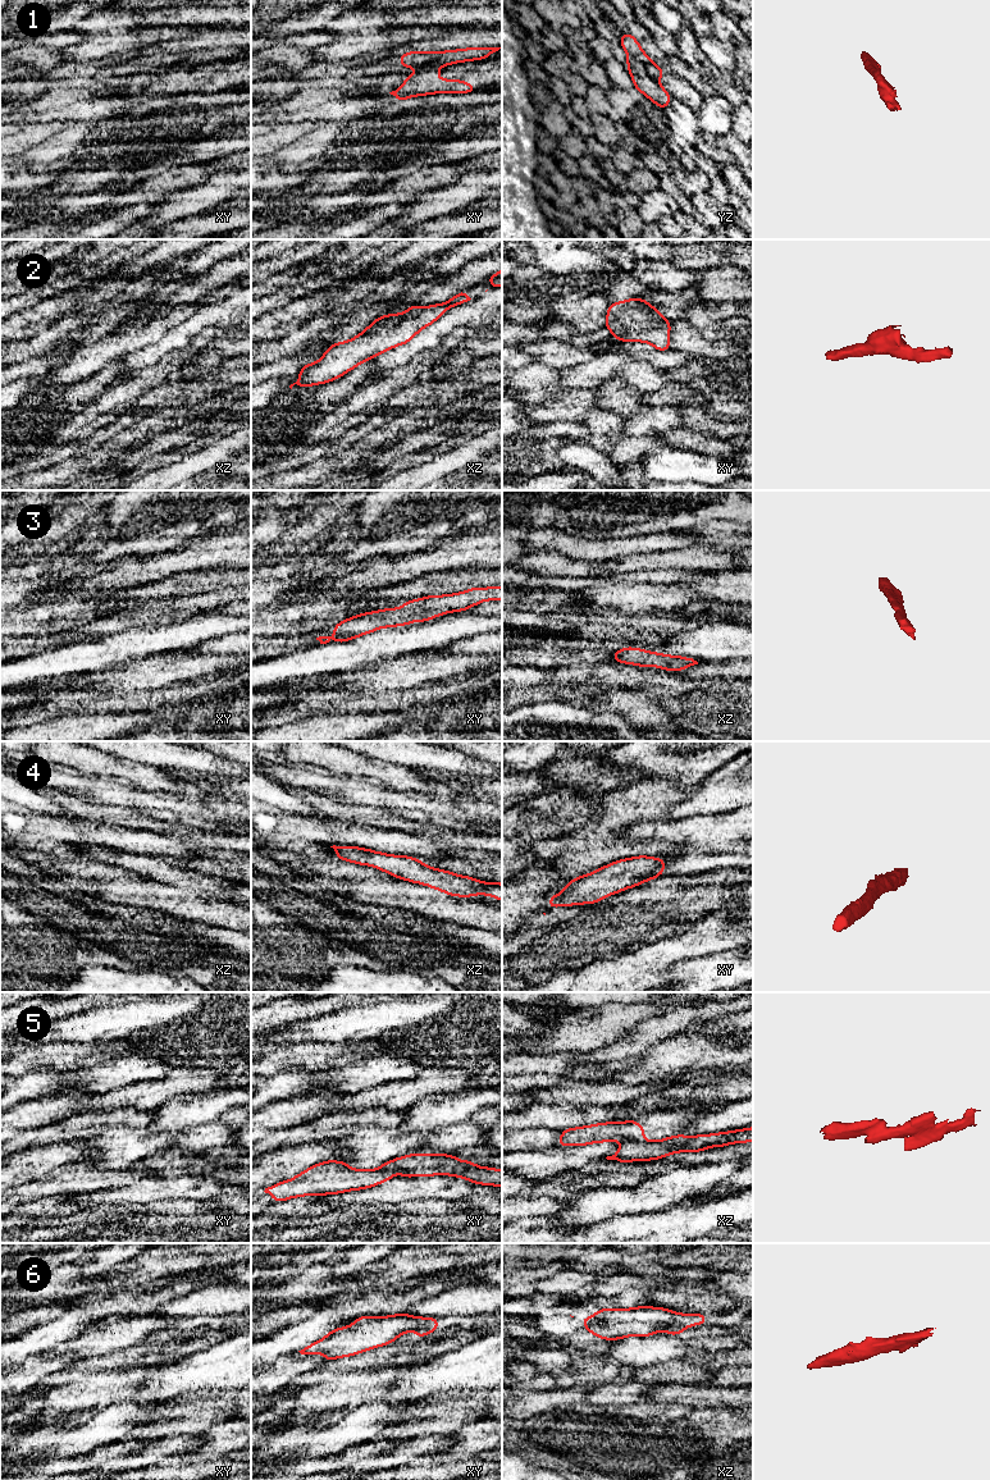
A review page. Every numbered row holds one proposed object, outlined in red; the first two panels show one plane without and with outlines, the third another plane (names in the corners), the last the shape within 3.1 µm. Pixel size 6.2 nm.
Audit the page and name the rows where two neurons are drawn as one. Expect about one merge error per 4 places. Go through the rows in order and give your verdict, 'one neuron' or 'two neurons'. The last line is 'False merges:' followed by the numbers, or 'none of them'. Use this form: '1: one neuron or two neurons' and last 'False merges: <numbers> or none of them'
1: two neurons
2: one neuron
3: one neuron
4: one neuron
5: one neuron
6: one neuron
False merges: 1

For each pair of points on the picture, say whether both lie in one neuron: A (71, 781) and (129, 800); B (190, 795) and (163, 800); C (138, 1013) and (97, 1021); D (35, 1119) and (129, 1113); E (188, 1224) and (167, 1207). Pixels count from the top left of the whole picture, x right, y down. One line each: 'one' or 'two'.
A: one
B: one
C: one
D: two
E: two

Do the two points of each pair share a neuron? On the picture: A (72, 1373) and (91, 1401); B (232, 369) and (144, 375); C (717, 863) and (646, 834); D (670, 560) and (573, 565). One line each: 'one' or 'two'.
A: two
B: two
C: one
D: one

